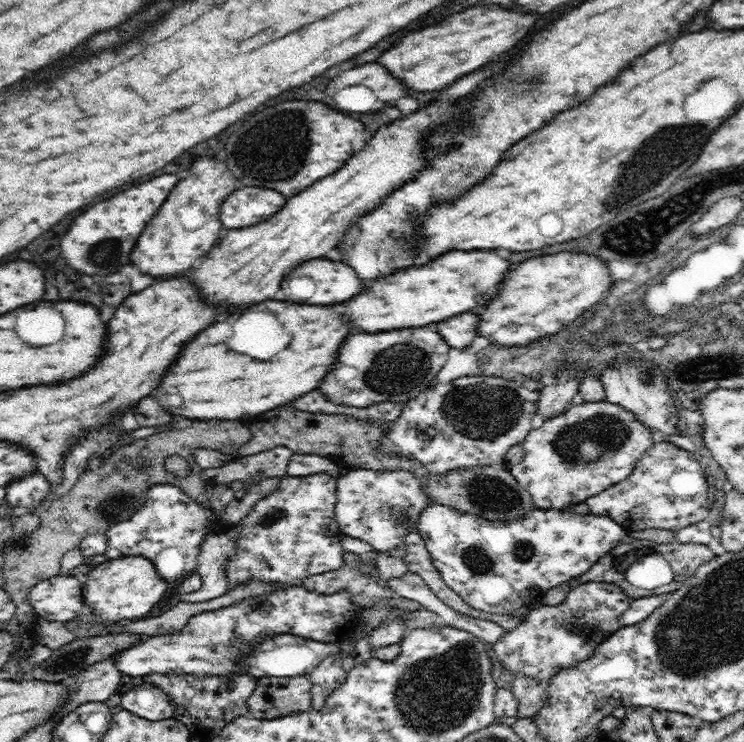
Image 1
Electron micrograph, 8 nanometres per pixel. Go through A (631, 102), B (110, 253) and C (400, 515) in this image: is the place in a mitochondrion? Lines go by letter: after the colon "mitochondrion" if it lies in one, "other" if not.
A: other
B: mitochondrion
C: mitochondrion

